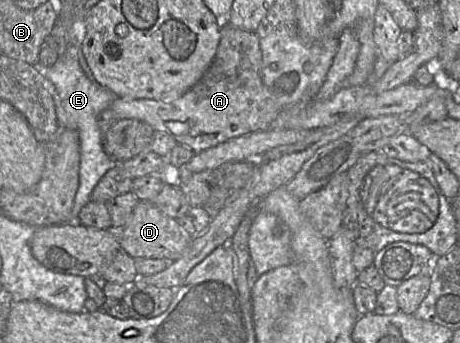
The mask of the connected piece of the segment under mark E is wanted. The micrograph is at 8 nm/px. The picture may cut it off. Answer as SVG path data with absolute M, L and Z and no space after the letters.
M68 45L66 52L60 55L52 66L46 67L40 63L32 65L42 76L52 82L57 91L57 118L61 128L72 129L78 133L79 137L79 187L70 217L65 223L78 223L79 212L91 201L93 189L105 173L116 163L104 151L103 132L96 120L100 112L110 107L115 96L96 81L87 78L78 62L79 49L75 48L74 45Z

